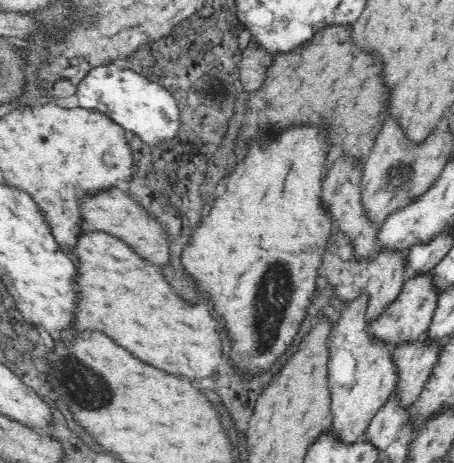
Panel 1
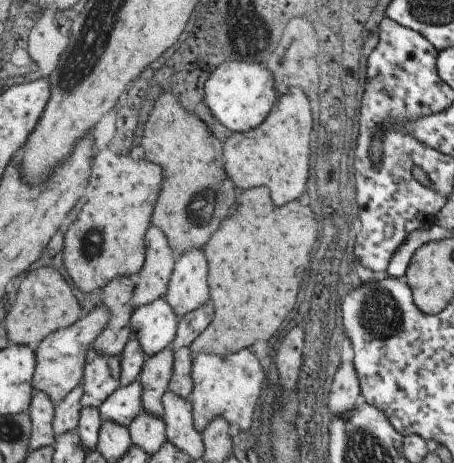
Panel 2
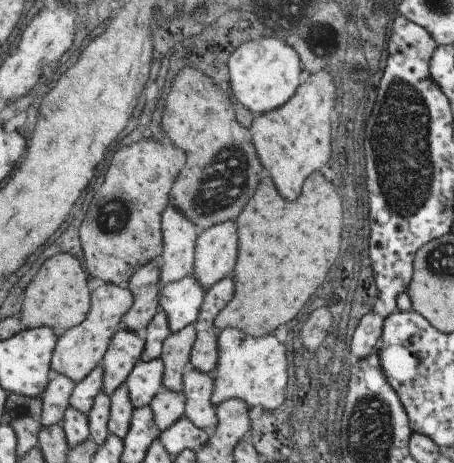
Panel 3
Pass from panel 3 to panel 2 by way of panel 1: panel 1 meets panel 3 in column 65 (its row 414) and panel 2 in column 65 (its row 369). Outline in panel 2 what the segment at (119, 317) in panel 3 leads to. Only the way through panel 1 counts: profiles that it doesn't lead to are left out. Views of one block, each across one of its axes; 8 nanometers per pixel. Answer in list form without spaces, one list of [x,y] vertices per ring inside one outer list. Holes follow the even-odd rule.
[[[97,304],[97,308],[81,318],[77,324],[73,324],[71,328],[65,330],[57,330],[53,332],[35,352],[37,352],[37,372],[35,372],[35,392],[45,392],[55,406],[59,406],[79,384],[83,384],[85,378],[85,366],[87,366],[87,358],[89,358],[89,350],[93,348],[93,344],[97,342],[97,338],[105,332],[105,328],[111,322],[111,310]]]

